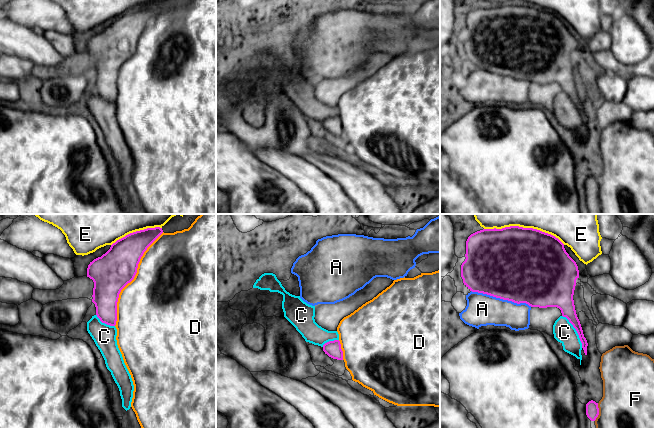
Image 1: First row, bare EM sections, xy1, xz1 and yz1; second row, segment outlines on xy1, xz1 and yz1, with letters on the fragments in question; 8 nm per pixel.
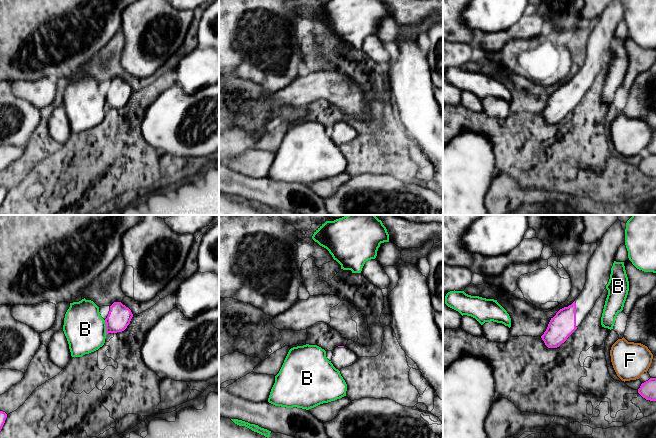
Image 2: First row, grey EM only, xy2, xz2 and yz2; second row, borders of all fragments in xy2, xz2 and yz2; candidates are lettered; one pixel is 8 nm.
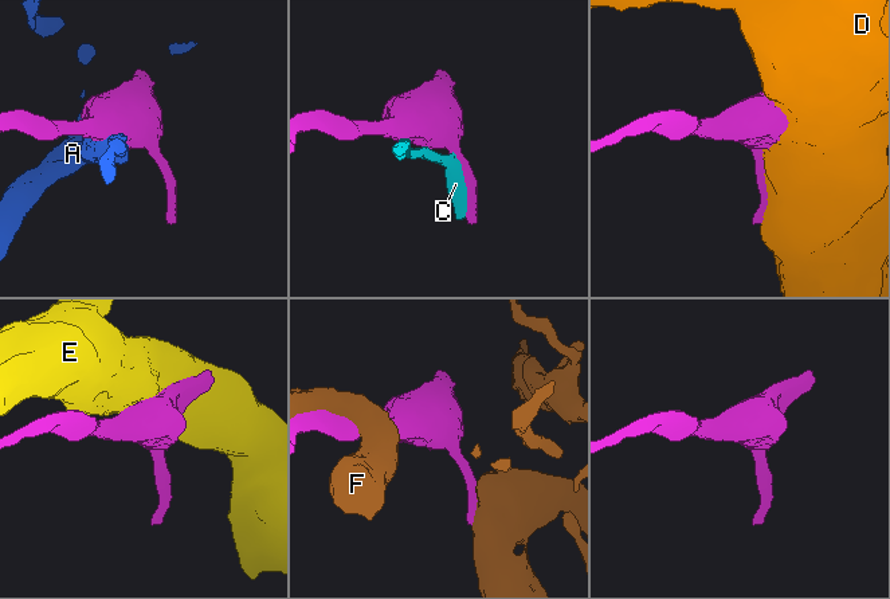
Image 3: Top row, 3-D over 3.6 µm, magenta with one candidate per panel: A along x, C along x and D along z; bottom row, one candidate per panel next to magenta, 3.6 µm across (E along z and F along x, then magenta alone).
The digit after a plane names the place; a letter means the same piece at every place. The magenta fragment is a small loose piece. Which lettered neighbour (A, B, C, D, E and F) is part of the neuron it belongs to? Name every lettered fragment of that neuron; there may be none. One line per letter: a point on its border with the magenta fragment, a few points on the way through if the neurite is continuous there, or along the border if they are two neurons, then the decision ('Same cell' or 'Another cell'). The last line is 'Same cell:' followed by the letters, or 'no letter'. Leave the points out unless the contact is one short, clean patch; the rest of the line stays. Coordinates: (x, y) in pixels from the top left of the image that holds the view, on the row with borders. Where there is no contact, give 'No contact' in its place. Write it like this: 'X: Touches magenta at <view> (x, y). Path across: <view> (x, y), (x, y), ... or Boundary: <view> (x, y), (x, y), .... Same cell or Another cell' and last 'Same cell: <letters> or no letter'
A: Touches magenta at yz1 (501, 298). Another cell
B: Touches magenta at xy2 (106, 327). Another cell
C: Touches magenta at yz1 (576, 330). Another cell
D: Touches magenta at xy1 (132, 279). Another cell
E: Touches magenta at xy1 (136, 231). Another cell
F: Touches magenta at yz1 (598, 412). Another cell
Same cell: no letter

